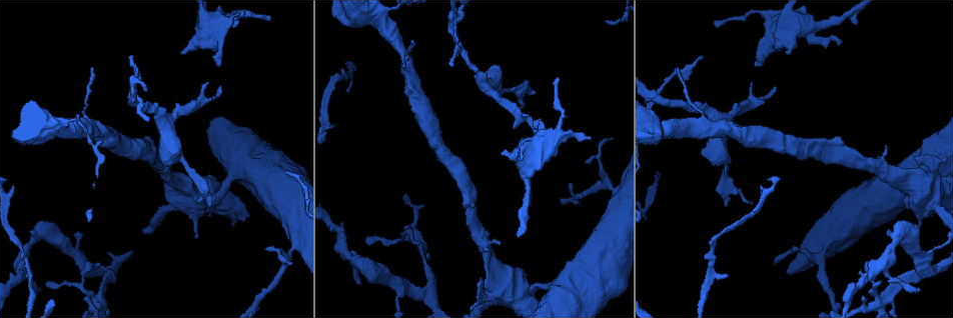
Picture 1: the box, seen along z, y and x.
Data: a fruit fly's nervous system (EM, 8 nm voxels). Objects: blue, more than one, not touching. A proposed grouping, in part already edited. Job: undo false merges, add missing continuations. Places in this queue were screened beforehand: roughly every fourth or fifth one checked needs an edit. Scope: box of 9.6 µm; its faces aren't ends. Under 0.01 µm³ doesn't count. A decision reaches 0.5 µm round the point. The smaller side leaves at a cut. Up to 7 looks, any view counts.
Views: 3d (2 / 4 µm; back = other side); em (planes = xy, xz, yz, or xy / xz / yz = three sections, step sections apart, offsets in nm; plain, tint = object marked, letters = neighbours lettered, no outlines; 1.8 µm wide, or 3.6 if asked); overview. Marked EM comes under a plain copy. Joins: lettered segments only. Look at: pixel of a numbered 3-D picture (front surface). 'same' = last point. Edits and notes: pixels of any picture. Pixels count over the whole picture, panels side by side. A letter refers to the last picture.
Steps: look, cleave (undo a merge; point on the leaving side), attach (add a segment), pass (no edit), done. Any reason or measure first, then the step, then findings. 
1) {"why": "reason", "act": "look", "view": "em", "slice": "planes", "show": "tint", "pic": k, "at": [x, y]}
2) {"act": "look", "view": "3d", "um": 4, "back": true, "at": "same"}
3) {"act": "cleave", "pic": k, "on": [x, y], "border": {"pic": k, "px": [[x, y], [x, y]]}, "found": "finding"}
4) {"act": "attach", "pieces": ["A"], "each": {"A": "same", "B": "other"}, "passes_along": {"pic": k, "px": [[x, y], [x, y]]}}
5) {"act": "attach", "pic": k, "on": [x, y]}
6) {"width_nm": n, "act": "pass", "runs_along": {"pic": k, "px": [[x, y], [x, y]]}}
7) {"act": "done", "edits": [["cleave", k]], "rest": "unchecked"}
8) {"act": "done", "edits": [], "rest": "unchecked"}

{"why": "free end", "act": "look", "view": "3d", "um": 2, "pic": 1, "at": [839, 41]}

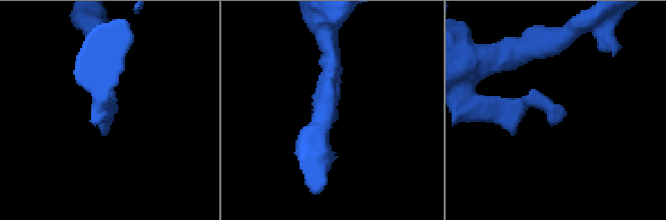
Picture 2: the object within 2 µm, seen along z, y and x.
{"act": "look", "view": "em", "slice": "xz", "step": 4, "show": "letters", "pic": 2, "at": [337, 119]}

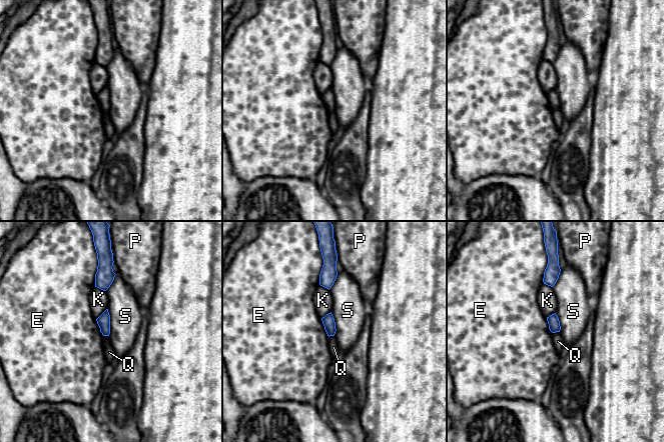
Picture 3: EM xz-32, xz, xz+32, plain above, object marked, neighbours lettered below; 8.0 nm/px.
{"act": "look", "view": "em", "slice": "planes", "show": "letters", "at": "same"}

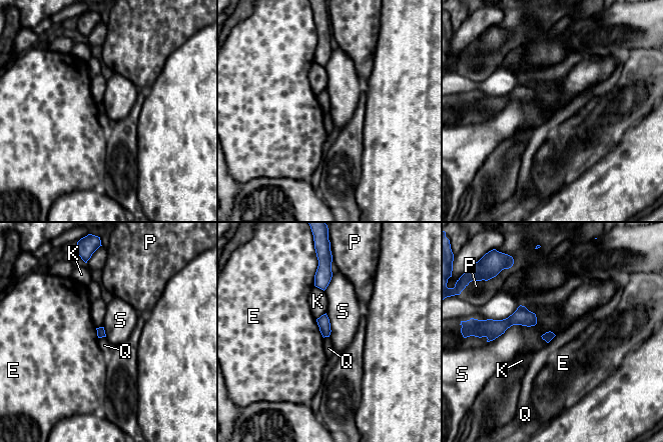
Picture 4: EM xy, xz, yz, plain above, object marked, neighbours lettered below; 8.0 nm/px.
{"act": "pass", "each": {"E": "other", "K": "other", "P": "other", "Q": "other", "S": "other"}, "border": {"pic": 4, "px": [[536, 315], [487, 342]]}, "found": "none of them fits"}

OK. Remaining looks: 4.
{"why": "a fork", "act": "look", "view": "3d", "um": 4, "pic": 1, "at": [608, 182]}

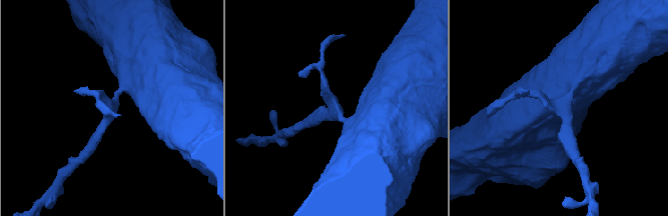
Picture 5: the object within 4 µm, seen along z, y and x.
{"arms": 3, "act": "look", "view": "em", "slice": "xz", "step": 8, "show": "tint", "pic": 5, "at": [111, 108]}

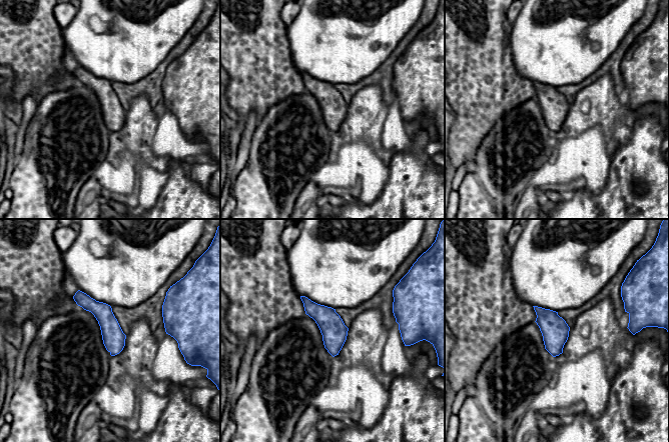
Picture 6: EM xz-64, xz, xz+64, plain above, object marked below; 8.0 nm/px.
{"act": "look", "view": "em", "slice": "planes", "show": "letters", "at": "same"}

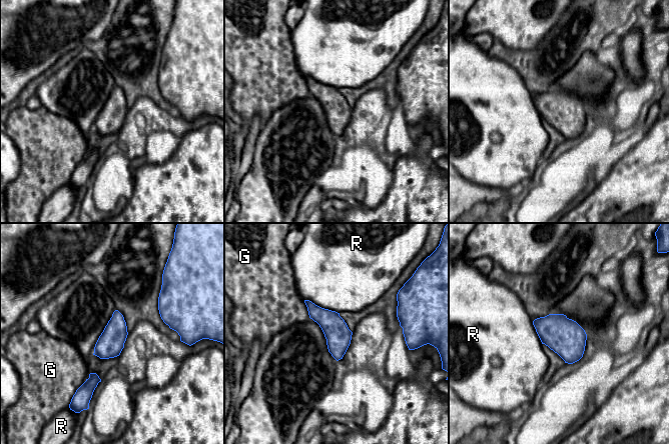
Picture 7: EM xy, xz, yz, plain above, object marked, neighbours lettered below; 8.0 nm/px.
{"width_nm": 200, "act": "pass", "each": {"G": "other", "R": "other"}, "border": {"pic": 7, "px": [[303, 300], [309, 300], [339, 313]]}, "found": "one neuron here"}

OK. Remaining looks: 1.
{"why": "three-way junction", "act": "look", "view": "em", "slice": "planes", "show": "letters", "pic": 1, "at": [83, 259]}

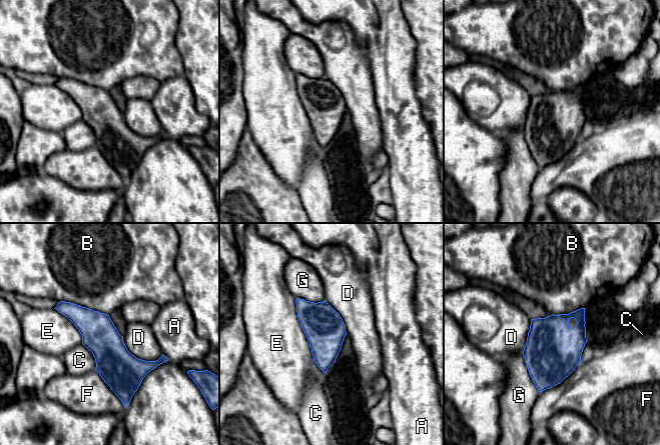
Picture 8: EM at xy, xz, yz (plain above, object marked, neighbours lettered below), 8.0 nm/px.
{"act": "pass", "each": {"A": "other", "B": "other", "C": "other", "D": "other", "E": "other", "F": "other", "G": "other"}, "runs_along": {"pic": 8, "px": [[60, 304], [107, 346], [122, 393]]}, "found": "all the same neuron"}

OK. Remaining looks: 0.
{"act": "done", "edits": [], "rest": "unchecked"}

